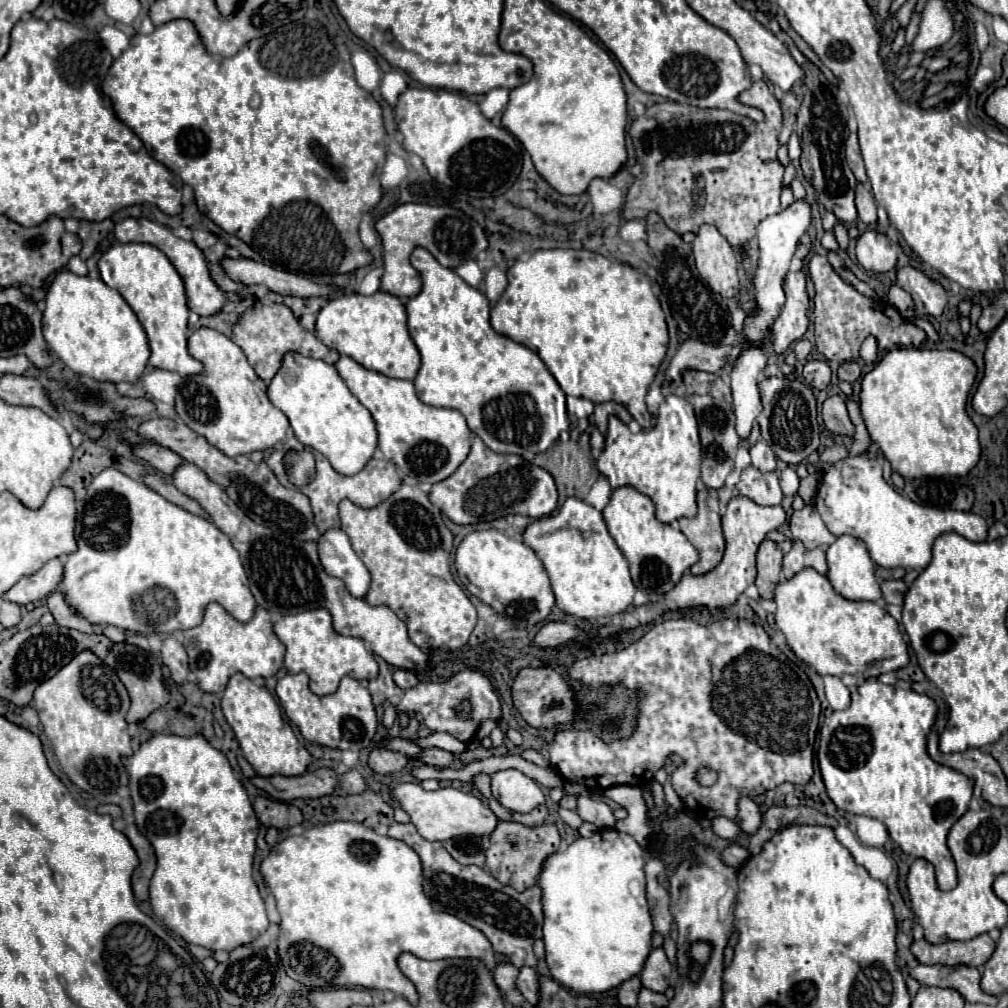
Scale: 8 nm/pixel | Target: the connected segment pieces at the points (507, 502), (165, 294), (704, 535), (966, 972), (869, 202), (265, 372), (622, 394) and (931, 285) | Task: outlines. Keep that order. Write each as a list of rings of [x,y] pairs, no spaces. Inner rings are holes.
[[[474,437],[470,455],[466,461],[444,481],[432,485],[430,501],[436,505],[450,521],[458,525],[492,521],[506,515],[528,515],[534,519],[546,517],[556,509],[558,493],[554,479],[548,471],[524,461],[522,457],[502,455],[488,449],[480,437]]]
[[[116,243],[100,257],[98,269],[102,281],[126,299],[130,309],[136,313],[140,325],[144,327],[150,347],[148,365],[178,373],[182,377],[202,373],[202,363],[196,361],[186,349],[190,310],[186,305],[184,281],[174,265],[168,261],[168,257],[160,249],[146,243]]]
[[[708,489],[698,491],[698,515],[694,519],[678,519],[678,525],[700,553],[698,563],[694,563],[690,571],[694,575],[702,575],[714,569],[724,555],[724,537],[716,495]]]
[[[922,965],[916,967],[900,967],[902,973],[908,973],[914,977],[920,985],[928,987],[952,987],[962,993],[962,997],[968,1003],[986,1003],[994,1005],[998,997],[982,993],[980,997],[980,973],[974,967],[958,965],[958,967],[946,967],[946,965]]]
[[[862,183],[856,185],[856,209],[858,209],[858,219],[864,225],[874,225],[876,223],[876,201],[870,191],[864,189]]]
[[[254,305],[254,307],[250,307],[242,315],[242,323],[238,323],[232,329],[230,339],[244,351],[244,355],[248,357],[248,363],[252,365],[256,375],[260,379],[264,379],[266,383],[270,383],[270,379],[276,375],[282,355],[286,351],[296,351],[300,355],[322,359],[326,363],[336,363],[340,357],[336,351],[328,349],[322,341],[318,341],[314,333],[306,331],[286,305],[260,305],[260,307]]]
[[[540,249],[518,259],[508,271],[508,287],[506,291],[502,293],[502,297],[498,299],[498,303],[492,307],[490,311],[490,323],[494,327],[496,333],[500,335],[506,335],[510,337],[512,341],[516,343],[522,343],[526,345],[528,349],[532,349],[534,353],[540,355],[540,359],[544,361],[544,365],[548,367],[548,371],[554,375],[554,379],[558,381],[558,385],[562,387],[562,391],[566,395],[574,395],[574,397],[584,397],[584,399],[590,399],[592,403],[604,403],[604,401],[616,401],[620,405],[624,405],[628,409],[628,413],[640,423],[642,429],[650,427],[650,413],[646,409],[646,403],[644,403],[644,397],[646,397],[646,391],[650,387],[650,383],[654,381],[656,373],[658,373],[658,367],[666,355],[666,349],[668,349],[668,329],[666,329],[666,321],[664,321],[664,313],[660,309],[660,303],[658,299],[654,297],[652,293],[652,287],[650,287],[650,281],[644,273],[640,273],[638,269],[630,267],[630,265],[624,265],[624,263],[616,263],[616,261],[610,261],[598,253],[592,253],[592,251],[586,251],[586,249]]]
[[[910,265],[900,267],[896,271],[896,275],[898,275],[896,285],[900,285],[904,291],[908,291],[914,299],[914,309],[902,313],[906,319],[914,319],[920,313],[934,315],[934,317],[942,315],[942,311],[948,303],[948,295],[938,281],[926,277],[922,271],[918,271]]]

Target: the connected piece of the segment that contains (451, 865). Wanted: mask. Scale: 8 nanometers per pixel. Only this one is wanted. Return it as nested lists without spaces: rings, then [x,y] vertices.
[[[392,823],[388,827],[388,837],[404,841],[422,859],[424,893],[430,899],[430,903],[434,903],[432,907],[436,911],[446,911],[450,915],[456,915],[468,925],[480,929],[492,943],[494,951],[508,957],[516,967],[522,965],[536,967],[536,955],[532,951],[532,943],[534,939],[542,937],[542,899],[538,885],[530,887],[524,893],[518,893],[516,889],[510,889],[508,885],[496,881],[486,869],[474,865],[470,867],[460,865],[450,857],[450,853],[444,849],[442,843],[426,841],[414,829],[412,823]]]

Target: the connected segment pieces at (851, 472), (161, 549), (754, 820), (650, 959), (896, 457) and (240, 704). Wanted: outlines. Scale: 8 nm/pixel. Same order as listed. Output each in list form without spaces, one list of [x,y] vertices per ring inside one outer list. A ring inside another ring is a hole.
[[[872,455],[842,459],[824,473],[814,507],[832,535],[852,535],[866,543],[872,561],[880,567],[924,569],[932,559],[932,543],[938,535],[956,531],[970,541],[984,541],[988,525],[982,515],[954,509],[934,509],[900,495],[882,479],[882,465]]]
[[[104,469],[88,487],[76,541],[78,551],[68,555],[64,563],[60,587],[68,605],[92,625],[114,625],[140,635],[186,631],[202,623],[204,609],[212,601],[220,603],[242,623],[250,621],[254,615],[256,601],[248,589],[246,571],[230,539],[208,519],[184,511],[144,483],[116,469]]]
[[[742,797],[738,803],[738,817],[736,823],[740,825],[740,829],[748,835],[754,835],[758,831],[758,825],[762,823],[762,813],[758,809],[758,805],[750,799],[750,797]]]
[[[658,947],[658,949],[650,951],[650,955],[646,957],[644,967],[642,967],[638,977],[640,977],[640,981],[646,989],[664,993],[668,989],[670,973],[672,973],[672,965],[668,963],[668,959],[664,955],[664,949]]]
[[[892,349],[862,377],[860,413],[870,439],[880,447],[892,471],[904,479],[966,475],[980,457],[978,429],[966,415],[966,397],[976,379],[976,365],[958,351],[938,349]]]
[[[242,673],[232,675],[226,685],[224,697],[222,697],[222,713],[240,743],[242,755],[246,757],[246,761],[254,767],[258,775],[294,777],[294,775],[306,773],[312,757],[304,749],[304,745],[298,741],[298,737],[294,735],[290,723],[284,721],[278,703],[274,701],[274,697],[268,693],[266,687],[254,685]]]

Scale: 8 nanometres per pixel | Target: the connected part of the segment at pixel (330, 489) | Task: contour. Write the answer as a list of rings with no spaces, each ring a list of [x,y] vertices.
[[[312,451],[314,459],[316,459],[316,475],[314,479],[308,483],[308,487],[300,487],[300,491],[310,499],[310,505],[312,505],[312,513],[314,513],[314,525],[318,527],[320,533],[324,533],[326,529],[334,527],[338,529],[338,503],[342,499],[350,499],[354,505],[362,507],[362,509],[372,509],[374,505],[380,505],[382,501],[386,501],[386,497],[390,497],[390,493],[396,493],[398,487],[402,485],[402,479],[396,471],[396,465],[392,461],[378,461],[378,459],[370,459],[368,465],[352,475],[352,477],[346,477],[346,475],[340,475],[332,469],[332,465],[328,463],[328,459],[324,455],[320,455],[318,451]]]

